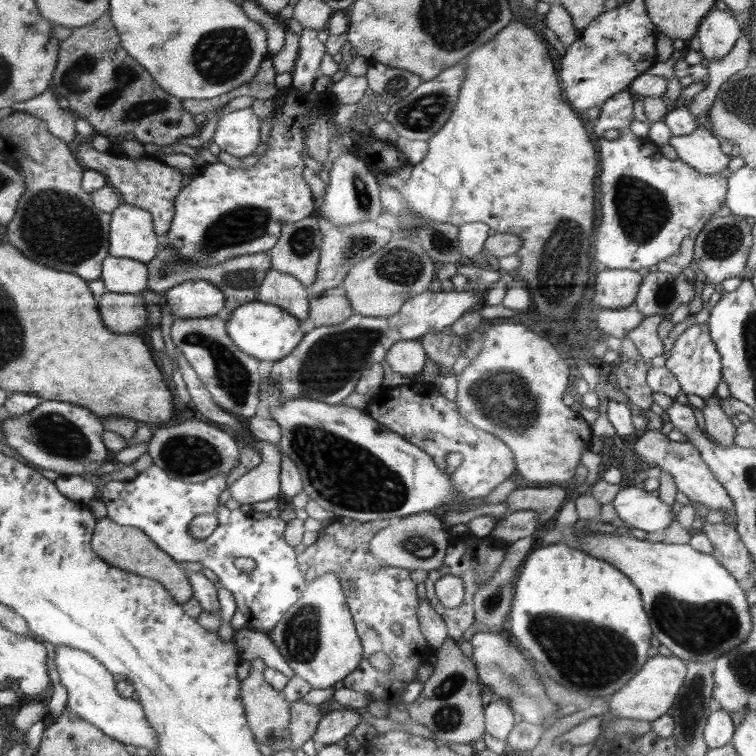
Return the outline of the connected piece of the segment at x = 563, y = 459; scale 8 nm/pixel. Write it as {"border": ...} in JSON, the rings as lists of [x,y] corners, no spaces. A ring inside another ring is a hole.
{"border":[[[502,323],[488,328],[482,334],[482,344],[476,357],[462,369],[457,378],[456,408],[462,418],[472,426],[500,438],[516,458],[516,470],[526,482],[536,484],[562,484],[576,477],[582,452],[590,450],[592,430],[588,422],[562,401],[568,388],[568,380],[574,372],[571,361],[559,355],[556,347],[540,338],[524,324]]]}

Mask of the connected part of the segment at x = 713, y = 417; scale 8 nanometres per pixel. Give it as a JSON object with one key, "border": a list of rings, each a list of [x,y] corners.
{"border":[[[714,392],[710,400],[704,400],[705,407],[702,413],[705,419],[706,434],[712,438],[720,448],[734,446],[734,436],[736,436],[736,427],[732,424],[726,412],[720,408],[720,398]]]}

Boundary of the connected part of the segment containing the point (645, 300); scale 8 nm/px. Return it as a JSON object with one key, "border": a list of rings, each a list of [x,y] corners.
{"border":[[[655,271],[642,277],[635,303],[644,316],[660,314],[671,315],[678,306],[693,300],[694,284],[686,280],[686,274],[668,274]]]}

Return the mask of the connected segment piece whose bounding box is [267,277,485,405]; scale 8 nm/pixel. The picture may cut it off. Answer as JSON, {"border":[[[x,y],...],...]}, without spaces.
{"border":[[[470,277],[468,286],[461,292],[433,292],[428,286],[424,292],[409,298],[400,310],[389,317],[374,318],[352,313],[346,321],[336,326],[314,328],[288,356],[275,360],[267,377],[282,394],[282,402],[288,398],[312,398],[328,404],[341,404],[356,388],[356,383],[366,367],[372,363],[383,363],[388,349],[399,341],[416,341],[429,333],[442,332],[464,313],[476,306],[484,295],[483,291],[472,291]]]}

